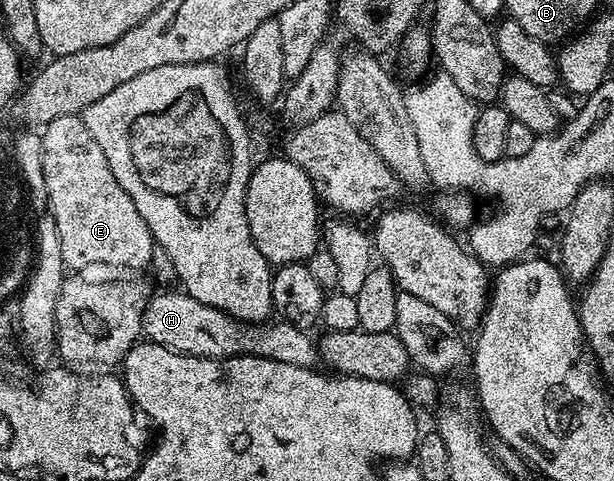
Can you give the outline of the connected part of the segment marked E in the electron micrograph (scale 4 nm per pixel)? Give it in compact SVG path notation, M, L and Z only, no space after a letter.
M81 115L56 117L56 121L45 124L41 136L48 215L55 221L65 266L72 269L90 267L93 263L107 263L110 267L149 268L155 244L152 233L144 217L140 217L140 209L136 209L132 197L128 197L128 193L120 189L120 181L112 177L108 157L104 157L104 149L100 149L96 141L92 141L92 133L88 133Z

